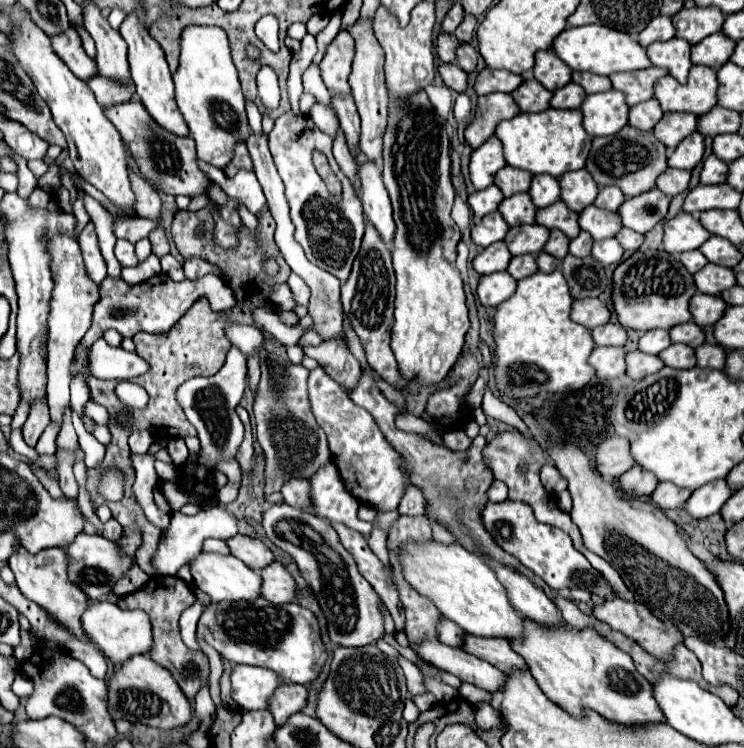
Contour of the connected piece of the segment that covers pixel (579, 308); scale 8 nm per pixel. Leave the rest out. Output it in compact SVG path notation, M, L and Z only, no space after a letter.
M576 299L572 303L572 313L570 313L572 321L588 327L588 329L594 329L598 325L604 325L608 323L610 319L610 311L606 307L606 303L602 303L600 299Z

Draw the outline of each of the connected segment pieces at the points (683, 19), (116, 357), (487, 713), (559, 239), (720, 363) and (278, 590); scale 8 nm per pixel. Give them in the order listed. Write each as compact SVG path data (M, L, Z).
M692 7L682 9L672 17L676 27L676 37L686 39L690 45L700 43L704 37L718 33L724 23L724 13L716 11L716 7Z
M98 339L90 351L90 373L98 379L130 381L144 375L150 365L136 353L128 353L120 347L110 347L104 339Z
M478 703L474 707L476 707L476 721L478 721L480 729L488 729L488 727L494 727L500 723L500 713L496 709L492 709L490 705Z
M552 229L552 231L550 231L550 239L546 241L546 245L544 245L542 251L550 253L550 255L556 257L556 259L564 259L564 257L568 255L568 243L570 243L570 239L568 239L562 231Z
M700 345L696 349L696 359L698 367L708 367L708 369L724 369L726 361L726 351L720 345Z
M274 561L270 567L262 569L260 573L264 579L264 589L262 589L264 599L276 605L296 601L296 581L280 561Z

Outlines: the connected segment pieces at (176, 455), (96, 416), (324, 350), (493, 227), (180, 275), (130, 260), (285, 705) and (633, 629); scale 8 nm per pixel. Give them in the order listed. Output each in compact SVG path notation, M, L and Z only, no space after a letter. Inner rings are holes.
M180 437L170 439L170 441L168 441L168 453L170 453L172 463L174 463L176 467L184 465L184 463L186 463L186 459L188 459L188 449L186 449L184 439L180 439Z
M88 401L86 407L84 407L84 413L88 413L100 425L108 425L108 411L102 405L98 405L94 401Z
M330 339L328 343L322 343L318 347L304 347L304 353L316 359L324 373L340 383L346 391L356 389L362 377L362 369L344 339Z
M494 211L488 217L482 217L482 221L472 227L472 241L484 249L496 241L502 241L506 231L508 231L508 223L504 223L502 215Z
M166 255L166 257L162 257L160 259L161 269L163 272L166 271L174 281L182 281L184 279L184 271L182 271L182 265L174 259L174 257L170 257L170 255Z
M118 239L118 243L116 243L116 257L118 257L122 267L136 267L138 265L138 259L134 255L134 245L130 241Z
M284 683L280 685L280 691L272 697L272 715L276 719L276 725L284 725L290 715L302 711L308 701L308 687L296 685L296 683Z
M614 597L614 599L604 601L602 605L596 605L592 613L596 615L596 619L608 623L614 631L620 631L626 637L638 641L650 655L654 655L656 659L662 659L662 661L672 661L672 651L674 651L676 643L684 641L684 637L680 635L680 631L676 627L672 627L672 625L668 627L666 623L662 623L660 619L656 619L648 611L648 607L644 607L642 603L636 603L636 601L624 601L624 599Z

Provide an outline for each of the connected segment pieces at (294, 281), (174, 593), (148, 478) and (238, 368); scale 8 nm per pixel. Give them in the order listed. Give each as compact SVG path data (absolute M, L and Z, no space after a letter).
M294 273L290 275L288 283L290 283L290 289L292 289L294 297L296 297L296 303L308 305L308 299L310 299L310 289L308 289L308 285L306 285L298 275L294 275Z
M154 575L154 577L150 577L150 581L142 589L138 589L130 595L124 595L118 601L118 607L122 607L122 609L142 609L150 615L150 621L154 627L154 647L150 651L150 657L158 665L162 665L164 669L168 669L172 673L172 677L178 681L180 689L184 691L184 695L188 699L196 697L200 687L204 683L208 683L208 675L210 675L208 657L200 651L186 647L182 637L180 637L178 619L180 619L184 609L194 605L194 601L196 601L194 591L176 575Z
M130 455L134 467L135 479L132 491L139 497L139 504L145 516L158 529L166 529L170 523L170 505L160 491L160 477L154 471L154 457L152 455Z
M232 347L228 351L224 367L214 377L192 377L178 391L178 403L182 405L188 421L198 431L198 439L202 447L198 455L198 463L208 467L210 471L216 469L218 461L234 459L242 443L244 425L236 415L236 405L242 399L244 387L246 387L246 357L236 347Z

